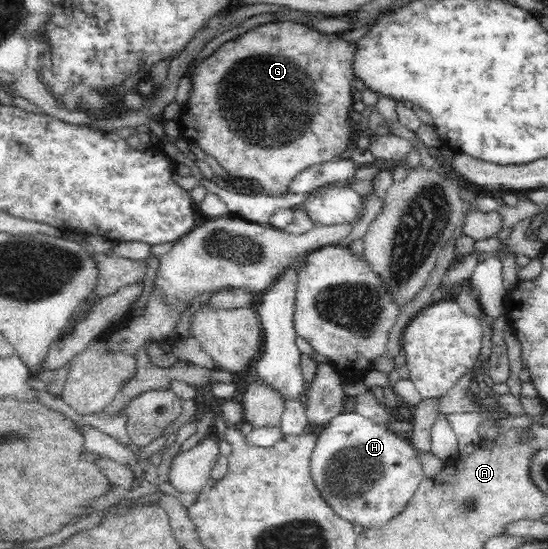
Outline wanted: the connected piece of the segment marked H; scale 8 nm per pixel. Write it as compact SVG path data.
M342 411L331 419L331 423L321 431L311 454L312 479L328 506L337 515L353 525L361 527L381 527L393 519L409 503L419 483L424 478L424 455L413 448L405 438L397 437L385 425L377 425L356 411Z

